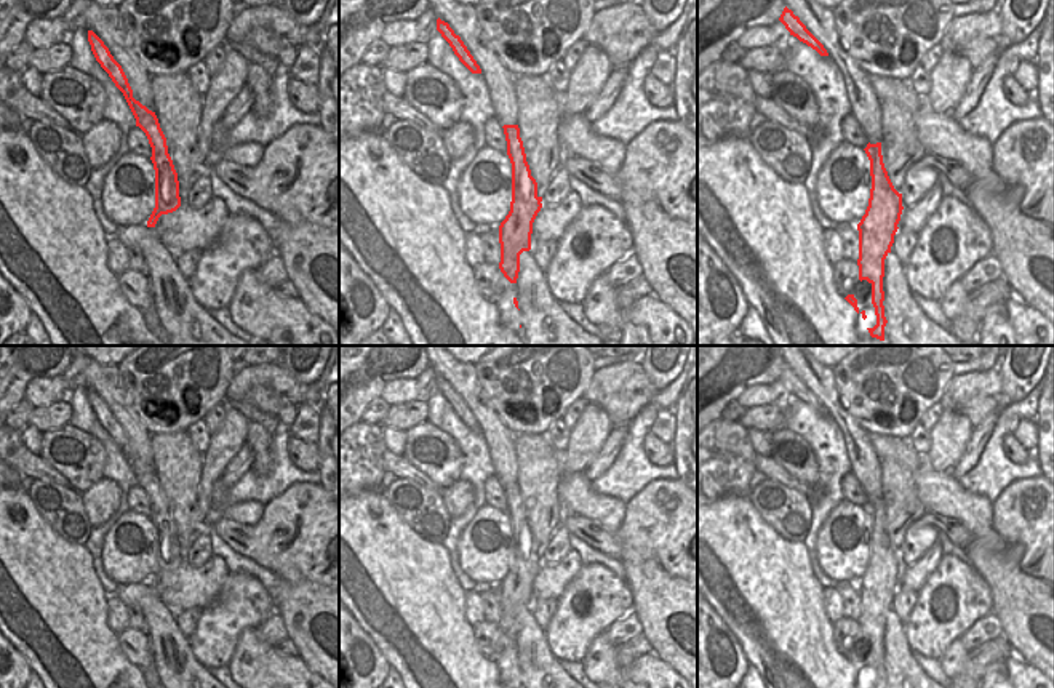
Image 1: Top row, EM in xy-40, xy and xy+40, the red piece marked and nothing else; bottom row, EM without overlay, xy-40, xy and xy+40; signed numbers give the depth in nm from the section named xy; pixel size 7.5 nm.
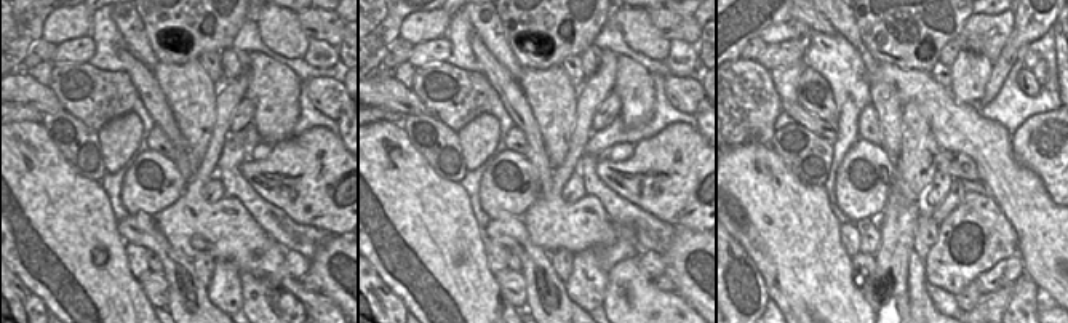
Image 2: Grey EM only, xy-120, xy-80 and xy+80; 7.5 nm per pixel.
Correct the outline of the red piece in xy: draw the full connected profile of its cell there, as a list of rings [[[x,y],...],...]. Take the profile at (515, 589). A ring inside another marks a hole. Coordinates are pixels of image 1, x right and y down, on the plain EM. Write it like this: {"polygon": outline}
{"polygon": [[[504,483],[507,514],[512,522],[510,570],[499,584],[499,627],[510,642],[517,642],[520,613],[531,608],[533,581],[542,566],[537,541],[531,534],[518,483]]]}

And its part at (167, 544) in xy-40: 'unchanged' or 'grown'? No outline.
unchanged

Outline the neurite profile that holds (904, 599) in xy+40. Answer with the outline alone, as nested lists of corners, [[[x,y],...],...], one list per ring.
[[[897,587],[894,594],[894,602],[891,611],[905,624],[910,618],[910,613],[916,603],[916,592],[907,587]]]

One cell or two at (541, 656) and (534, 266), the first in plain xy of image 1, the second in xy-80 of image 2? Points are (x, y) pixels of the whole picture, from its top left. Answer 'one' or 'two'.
one

